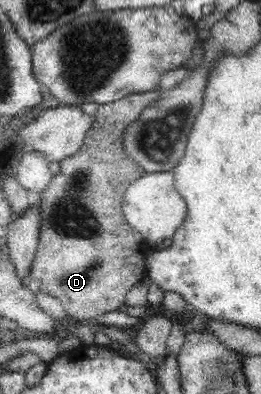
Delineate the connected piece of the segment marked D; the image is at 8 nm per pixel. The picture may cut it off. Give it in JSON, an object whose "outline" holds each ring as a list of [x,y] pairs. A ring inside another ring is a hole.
{"outline":[[[157,89],[100,105],[82,148],[74,156],[60,161],[59,173],[55,174],[48,186],[41,191],[42,224],[40,224],[39,246],[31,262],[28,276],[29,279],[40,282],[42,292],[48,292],[60,299],[67,312],[69,323],[90,322],[91,319],[118,310],[124,304],[126,293],[143,279],[146,270],[145,256],[150,247],[145,245],[142,250],[132,250],[132,246],[144,243],[144,240],[125,219],[122,198],[130,184],[142,178],[145,172],[122,150],[121,136],[123,128],[160,95],[160,90]]]}

